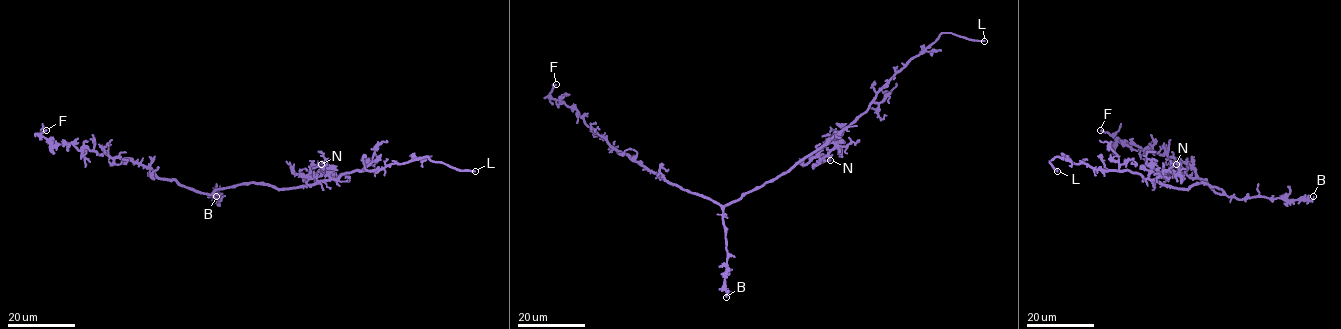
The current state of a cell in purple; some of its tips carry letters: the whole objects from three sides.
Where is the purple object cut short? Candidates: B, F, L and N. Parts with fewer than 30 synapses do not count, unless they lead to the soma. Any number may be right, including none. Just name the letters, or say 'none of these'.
L

